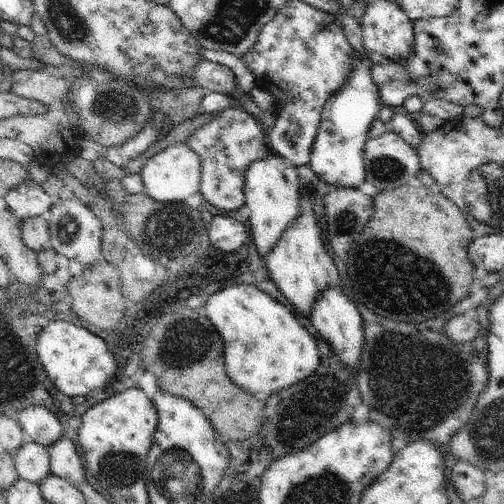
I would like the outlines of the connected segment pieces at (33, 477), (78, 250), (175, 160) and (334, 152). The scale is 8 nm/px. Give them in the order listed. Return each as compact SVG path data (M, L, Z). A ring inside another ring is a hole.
M30 438L18 448L13 455L16 470L22 478L34 484L40 484L44 478L51 474L49 449Z
M60 200L54 202L54 206L58 206L56 210L52 210L52 218L47 218L49 222L48 242L44 244L44 249L55 251L70 258L70 260L79 261L84 265L90 265L93 261L102 257L101 238L103 237L104 224L100 222L100 218L96 214L92 214L92 210L80 202L70 202L64 200L62 204L58 204Z
M188 143L172 144L161 152L152 154L141 167L140 176L144 182L142 192L156 202L185 202L188 196L200 190L201 164L200 156L190 150Z
M352 48L352 50L354 50L354 52L352 52L350 56L349 75L346 76L345 82L339 90L330 97L323 106L321 121L312 146L309 164L310 170L312 170L322 182L345 189L359 188L365 181L364 144L366 144L369 139L368 130L370 130L372 122L379 116L379 112L384 106L383 100L380 98L380 93L371 77L373 63L368 60L369 57L366 56L366 54L361 55L354 48Z

